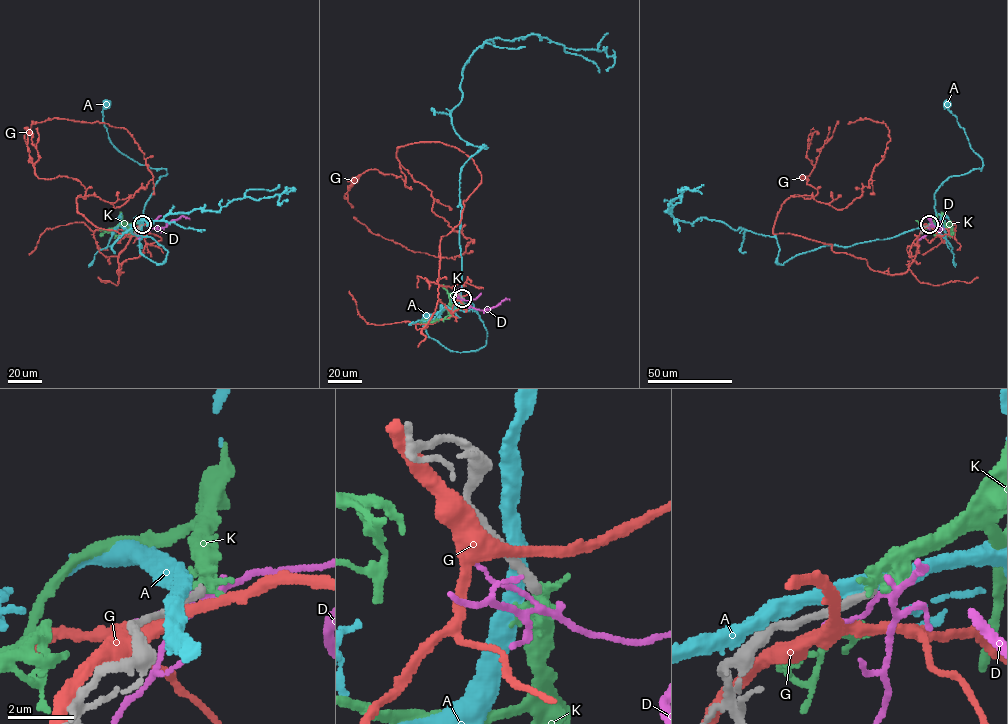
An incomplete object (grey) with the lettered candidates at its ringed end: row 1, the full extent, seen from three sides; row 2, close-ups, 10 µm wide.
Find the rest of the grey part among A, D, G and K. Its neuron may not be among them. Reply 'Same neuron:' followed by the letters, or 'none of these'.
Same neuron: none of these

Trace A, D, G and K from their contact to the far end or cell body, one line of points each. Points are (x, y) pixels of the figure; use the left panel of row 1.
A: (141, 225), (146, 201), (160, 176), (166, 174), (166, 169), (140, 165), (115, 147), (103, 121), (106, 103)
D: (141, 224), (149, 223), (150, 228), (161, 228), (181, 216), (190, 219)
G: (140, 226), (120, 275), (161, 238), (77, 210), (78, 196), (122, 206), (153, 178), (126, 129), (33, 124)
K: (142, 224), (142, 220), (129, 224), (119, 223), (100, 236)

